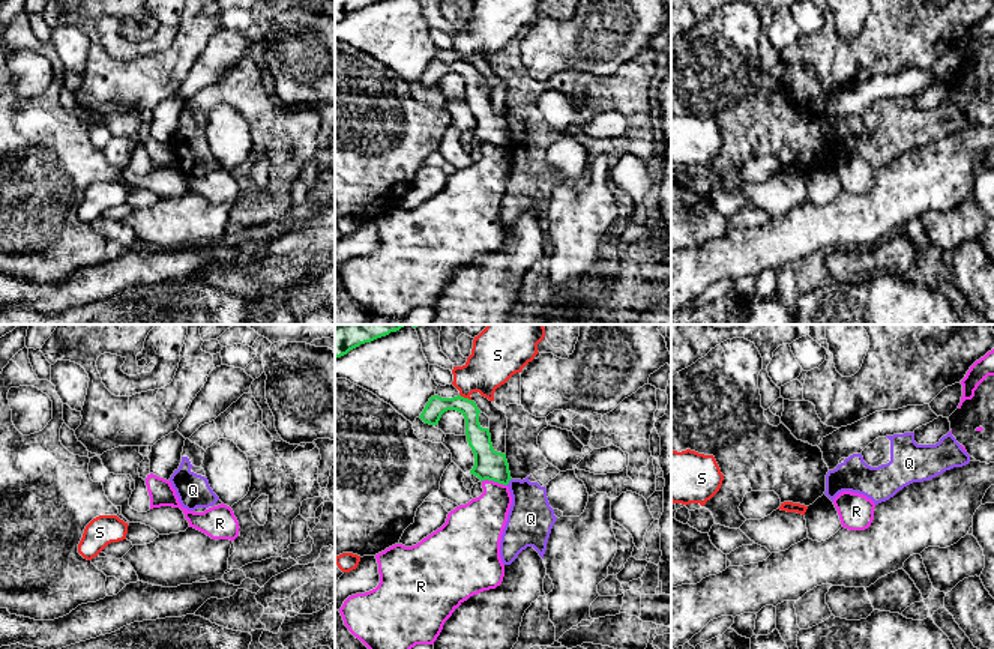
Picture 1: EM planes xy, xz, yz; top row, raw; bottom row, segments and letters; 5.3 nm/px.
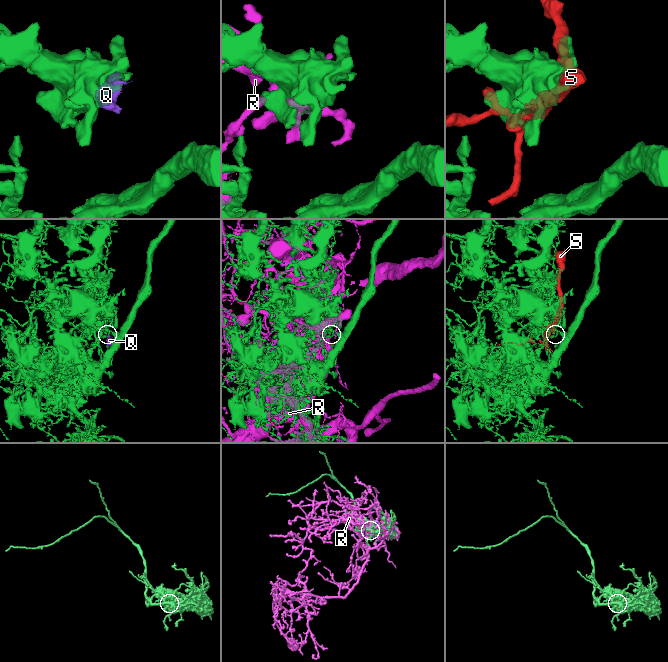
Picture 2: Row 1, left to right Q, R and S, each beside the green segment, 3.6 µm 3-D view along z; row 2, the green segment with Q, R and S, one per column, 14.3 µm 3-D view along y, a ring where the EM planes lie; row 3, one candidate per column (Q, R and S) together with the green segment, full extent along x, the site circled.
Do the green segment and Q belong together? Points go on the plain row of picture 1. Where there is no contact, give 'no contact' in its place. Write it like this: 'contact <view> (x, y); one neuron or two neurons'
contact xz (509, 143); two neurons

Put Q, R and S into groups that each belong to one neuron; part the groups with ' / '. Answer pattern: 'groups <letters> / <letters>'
groups Q / R / S

